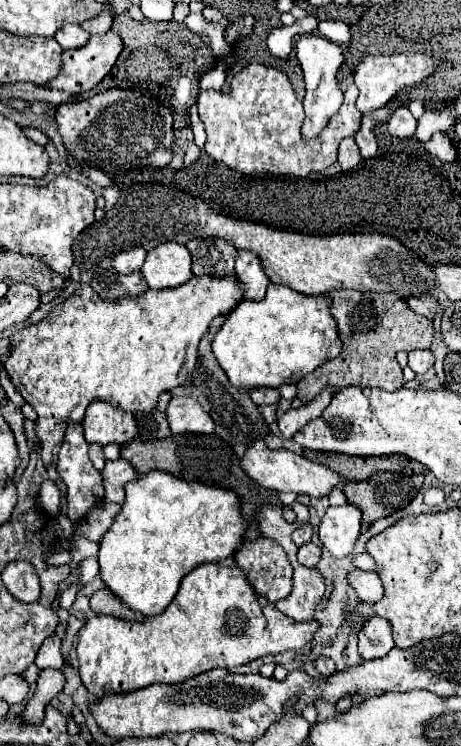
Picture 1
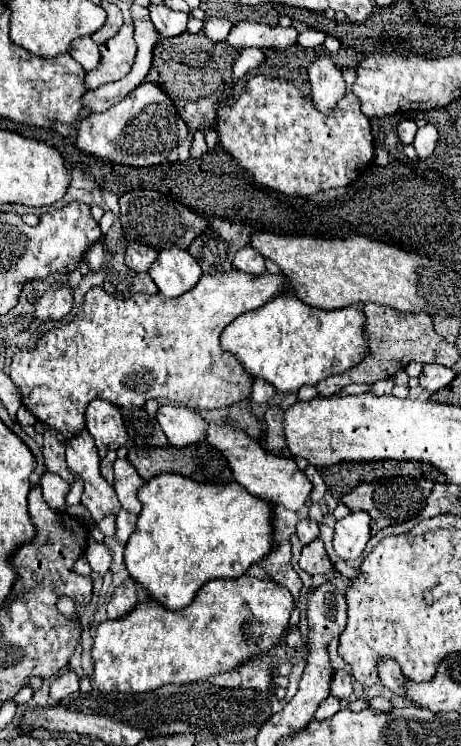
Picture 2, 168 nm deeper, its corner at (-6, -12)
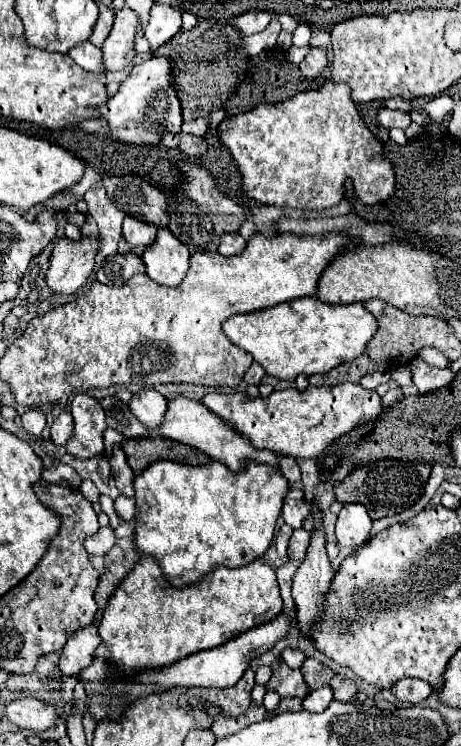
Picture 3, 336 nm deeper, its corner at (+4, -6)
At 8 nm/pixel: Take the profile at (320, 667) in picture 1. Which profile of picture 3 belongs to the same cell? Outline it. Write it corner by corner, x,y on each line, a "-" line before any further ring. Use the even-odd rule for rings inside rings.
336,674
330,682
332,690
334,690
334,700
340,700
340,702
350,702
354,696
356,696
356,684
346,678
344,674

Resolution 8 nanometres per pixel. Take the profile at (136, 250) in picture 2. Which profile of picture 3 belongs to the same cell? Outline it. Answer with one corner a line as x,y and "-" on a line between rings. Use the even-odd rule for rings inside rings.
124,218
122,228
124,228
124,238
134,252
140,252
148,244
152,244
156,238
156,228
146,222
140,222
136,218

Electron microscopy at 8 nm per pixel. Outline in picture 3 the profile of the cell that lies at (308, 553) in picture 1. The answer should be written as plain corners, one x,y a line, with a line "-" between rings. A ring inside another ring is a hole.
304,528
294,530
294,534
292,534
290,542
288,542
288,556
292,560
302,562
306,552
308,552
308,546
310,546
310,532
306,532

